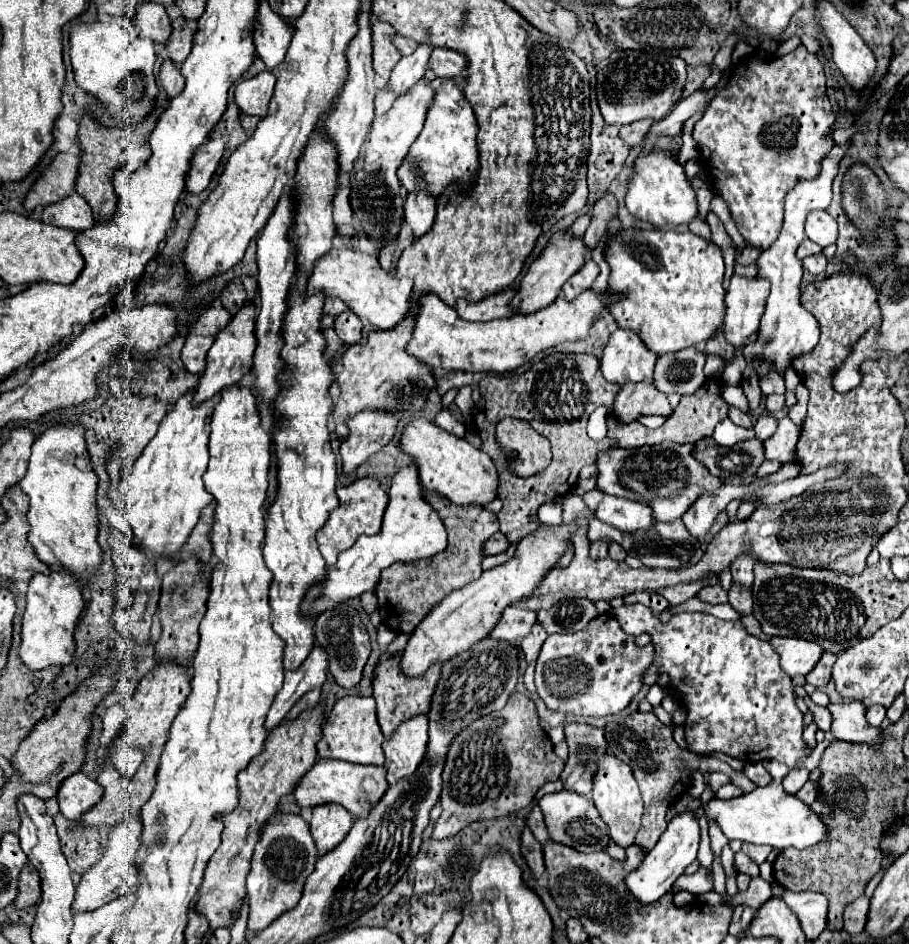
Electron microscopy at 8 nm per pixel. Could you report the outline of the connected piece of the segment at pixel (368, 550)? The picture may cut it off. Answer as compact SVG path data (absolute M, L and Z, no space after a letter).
M405 465L397 471L397 475L391 481L389 487L389 505L383 517L381 531L375 535L363 535L355 545L339 555L339 561L327 569L327 581L325 587L315 587L307 593L307 601L301 605L301 611L317 617L319 613L333 609L345 599L357 597L365 591L373 591L379 583L379 575L385 567L403 561L419 561L435 557L439 551L447 547L447 531L435 509L423 501L423 485L419 481L419 471L415 471L415 465Z

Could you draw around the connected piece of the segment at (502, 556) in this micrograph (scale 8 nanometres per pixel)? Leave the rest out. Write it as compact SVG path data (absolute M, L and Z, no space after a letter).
M509 549L509 551L505 551L505 553L499 553L499 555L489 555L489 557L485 557L485 559L483 559L483 569L497 567L497 565L501 565L501 563L509 561L509 559L511 559L511 555L513 555L513 551L511 551L511 549Z

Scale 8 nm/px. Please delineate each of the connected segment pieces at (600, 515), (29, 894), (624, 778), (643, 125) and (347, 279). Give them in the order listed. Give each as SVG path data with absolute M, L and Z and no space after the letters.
M605 495L605 499L599 503L599 507L595 509L595 517L627 533L647 531L653 525L653 513L649 505L611 495Z
M27 863L23 867L23 873L19 875L19 895L15 899L15 907L17 909L27 909L31 905L35 905L41 897L41 885L39 885L39 873L37 869Z
M603 755L599 759L599 771L595 773L595 789L593 789L593 803L599 809L603 821L609 825L609 837L619 847L629 847L635 843L635 835L641 827L643 817L643 799L637 787L637 781L631 769L613 755Z
M643 119L643 121L635 121L631 125L625 125L625 127L621 127L621 139L629 147L635 147L635 145L639 145L643 141L643 137L649 131L651 125L653 125L651 119Z
M331 249L319 257L311 275L307 277L307 297L313 297L321 291L329 297L339 297L363 321L369 321L379 329L391 329L409 311L413 281L407 277L397 279L395 275L385 273L375 257L369 257L357 249Z

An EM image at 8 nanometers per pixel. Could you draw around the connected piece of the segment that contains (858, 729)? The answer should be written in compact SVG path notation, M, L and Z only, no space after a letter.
M859 701L851 703L829 703L827 709L833 715L831 733L837 739L849 743L863 743L871 745L871 749L881 749L883 745L883 729L873 727L867 723L867 707Z

